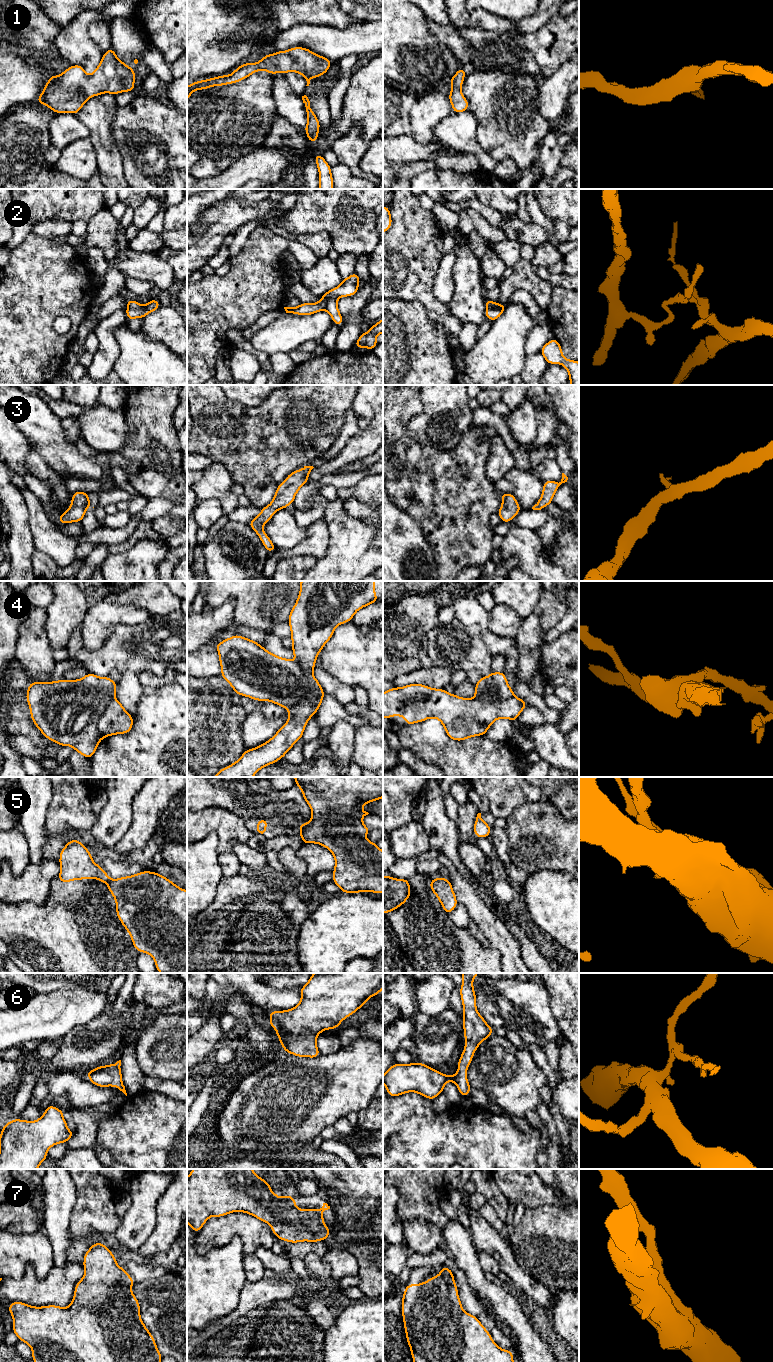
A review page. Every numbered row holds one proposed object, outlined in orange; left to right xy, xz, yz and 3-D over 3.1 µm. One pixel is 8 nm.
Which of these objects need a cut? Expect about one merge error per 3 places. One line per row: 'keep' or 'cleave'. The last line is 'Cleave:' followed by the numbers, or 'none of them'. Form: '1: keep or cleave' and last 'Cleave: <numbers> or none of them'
1: keep
2: cleave
3: keep
4: cleave
5: cleave
6: keep
7: keep
Cleave: 2, 4, 5

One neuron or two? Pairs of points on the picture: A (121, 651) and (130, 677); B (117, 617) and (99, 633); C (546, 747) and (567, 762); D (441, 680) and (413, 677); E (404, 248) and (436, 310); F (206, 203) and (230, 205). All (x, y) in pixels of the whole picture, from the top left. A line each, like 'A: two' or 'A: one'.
A: two
B: one
C: one
D: one
E: one
F: two

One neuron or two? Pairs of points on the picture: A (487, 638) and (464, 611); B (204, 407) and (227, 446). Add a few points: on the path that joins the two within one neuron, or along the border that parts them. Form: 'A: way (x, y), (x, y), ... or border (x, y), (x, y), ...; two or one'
A: way (484, 630), (484, 627), (472, 615); one
B: way (214, 417), (227, 433), (227, 436); one

